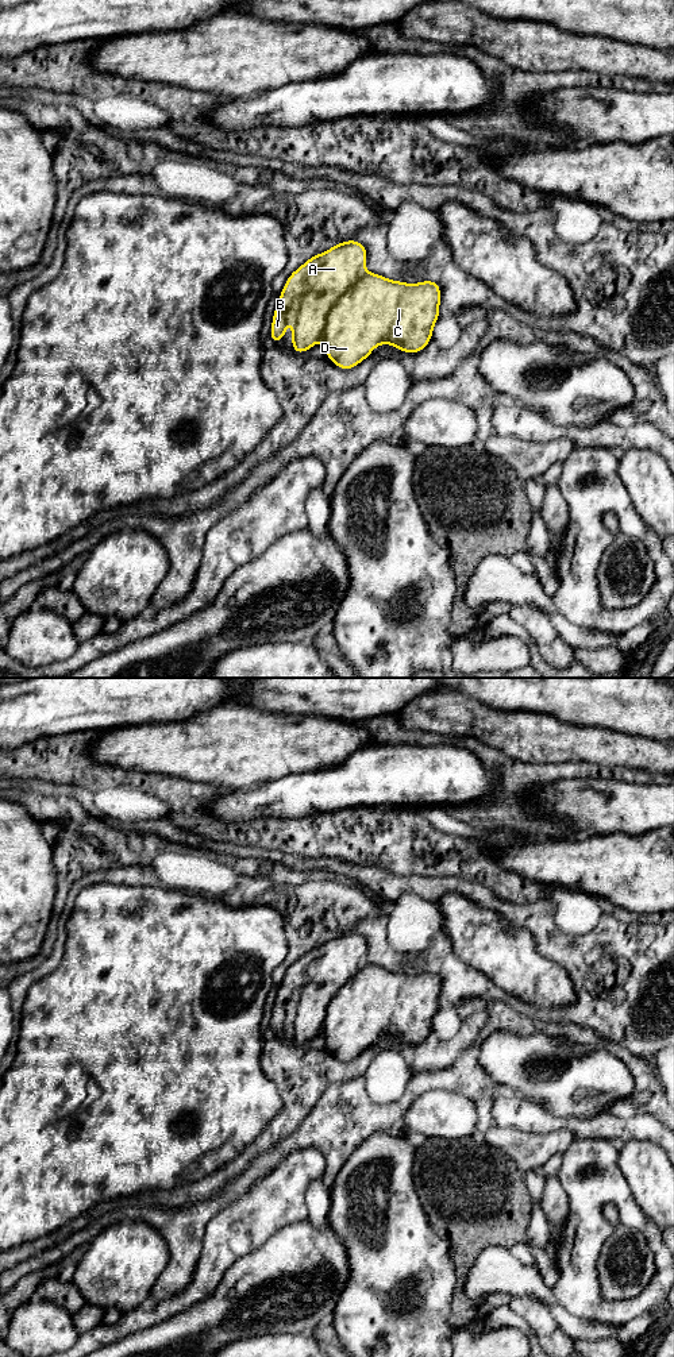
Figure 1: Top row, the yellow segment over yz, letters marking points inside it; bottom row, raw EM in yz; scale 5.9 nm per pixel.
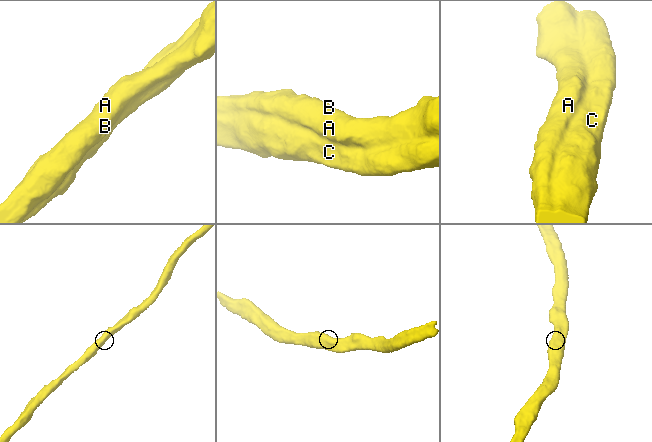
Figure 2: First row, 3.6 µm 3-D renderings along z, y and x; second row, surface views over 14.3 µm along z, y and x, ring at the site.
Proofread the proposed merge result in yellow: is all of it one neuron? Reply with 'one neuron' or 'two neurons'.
two neurons

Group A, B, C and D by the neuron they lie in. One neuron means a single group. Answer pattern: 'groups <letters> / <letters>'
groups A B / C D

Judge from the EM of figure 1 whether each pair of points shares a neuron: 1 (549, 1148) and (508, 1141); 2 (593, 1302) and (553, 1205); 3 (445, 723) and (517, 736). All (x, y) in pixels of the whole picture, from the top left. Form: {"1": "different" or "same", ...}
{"1": "same", "2": "different", "3": "same"}

